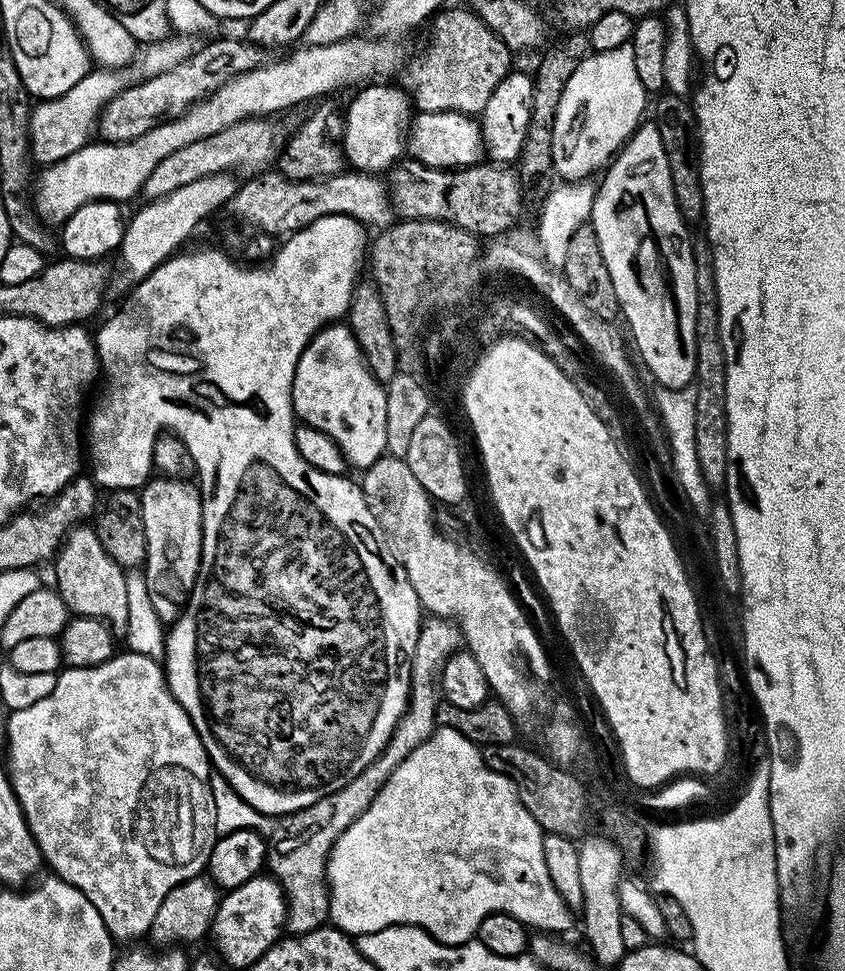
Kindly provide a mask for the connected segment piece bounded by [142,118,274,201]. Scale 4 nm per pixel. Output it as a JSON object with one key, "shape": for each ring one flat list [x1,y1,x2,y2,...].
{"shape":[[253,118,222,130,218,134,210,134,198,142,190,142,190,146,182,146,182,150,174,150,170,158,162,158,158,166,154,166,154,174,146,178,142,192,149,201,160,200,166,194,178,190,178,186,186,186,198,178,206,178,206,174,218,174,236,168,252,168,264,166,268,159,273,159,272,128,264,118]]}

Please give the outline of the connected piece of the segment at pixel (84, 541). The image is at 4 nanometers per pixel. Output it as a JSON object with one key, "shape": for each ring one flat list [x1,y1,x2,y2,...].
{"shape":[[77,526,68,533,68,539,54,557,56,564,55,587,64,600,69,613,76,616,94,616,113,629,122,630,128,625,126,610,126,572,102,550,95,527]]}

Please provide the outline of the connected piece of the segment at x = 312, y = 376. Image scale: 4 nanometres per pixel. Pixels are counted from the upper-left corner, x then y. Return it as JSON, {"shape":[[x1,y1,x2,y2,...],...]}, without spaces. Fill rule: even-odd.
{"shape":[[347,323,325,326,304,347,292,383,292,411,297,421,322,430,338,445,345,461,366,470,386,452,386,388,372,375,365,363,360,344]]}

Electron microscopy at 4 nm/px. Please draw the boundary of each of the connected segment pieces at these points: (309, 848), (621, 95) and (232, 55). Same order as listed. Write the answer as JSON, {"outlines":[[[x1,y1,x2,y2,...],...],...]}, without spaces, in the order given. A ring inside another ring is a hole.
{"outlines":[[[420,683,413,687,408,707,401,714,396,729,392,731,392,737,380,751,380,756,370,766,366,766,366,770,362,770,358,778,342,786,342,790,334,790,334,794,302,810,279,817,266,848,266,868,284,890,286,928,291,935,301,936,313,932,315,928,325,927,329,919,326,869,332,847,336,845,336,839,368,809,378,789,388,781,390,774,394,774,398,765,436,731,438,692,433,685,432,688]],[[631,43,618,46,618,50,586,55,565,82,553,118,550,164,552,168,556,167,559,179,580,182,591,172,599,173,623,148,632,132,640,127,644,99,646,93,634,67]],[[216,40,205,48,197,47,187,60,169,72,143,79,142,84,133,83,118,93,99,117,99,139,110,144,121,144,138,138,146,134,146,130,184,115,193,104,199,104,209,93,218,91,238,74,261,67,266,60,265,53,257,45,241,40]]]}

